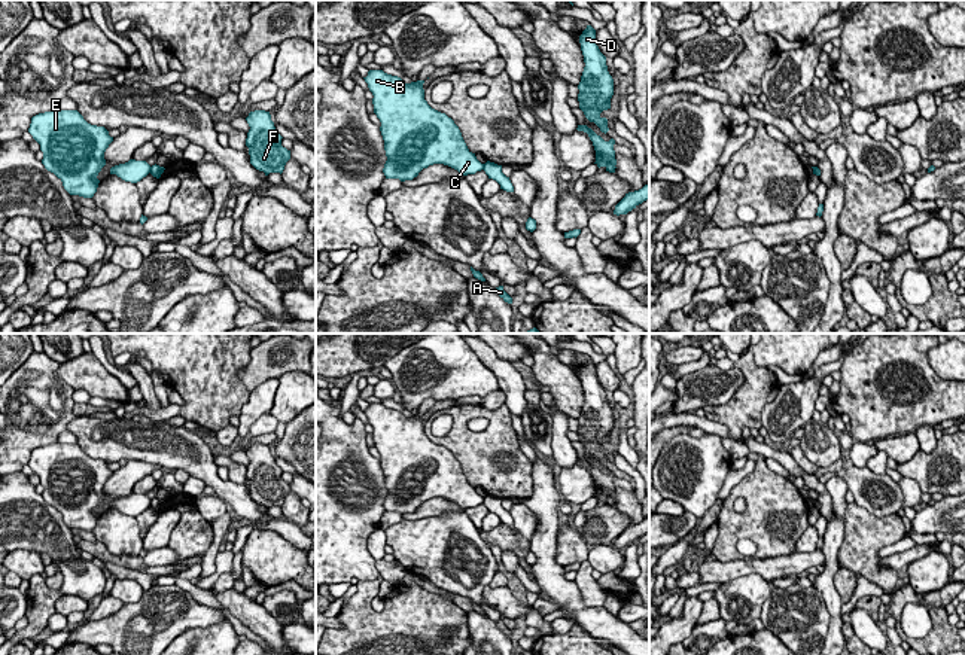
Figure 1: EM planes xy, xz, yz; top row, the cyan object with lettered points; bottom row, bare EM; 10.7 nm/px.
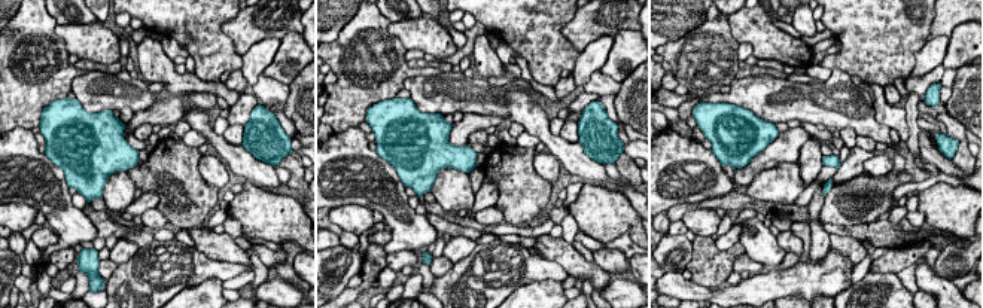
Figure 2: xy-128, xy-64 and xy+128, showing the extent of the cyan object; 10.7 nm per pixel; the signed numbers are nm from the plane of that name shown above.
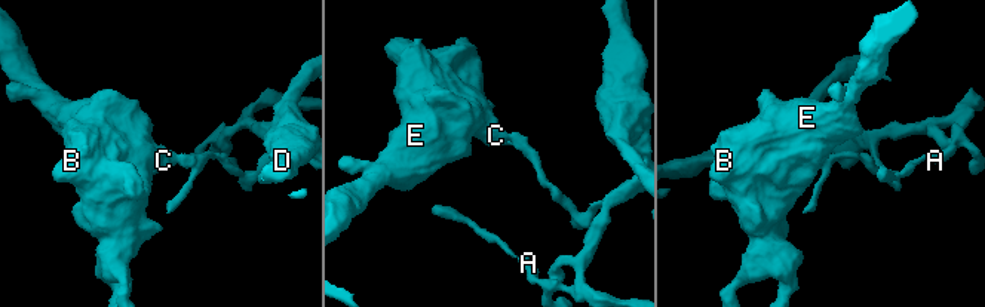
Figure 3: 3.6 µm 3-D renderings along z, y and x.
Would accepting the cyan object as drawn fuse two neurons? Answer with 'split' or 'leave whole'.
split

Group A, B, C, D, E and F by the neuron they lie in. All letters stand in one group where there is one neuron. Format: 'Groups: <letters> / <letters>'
Groups: A D F / B C E

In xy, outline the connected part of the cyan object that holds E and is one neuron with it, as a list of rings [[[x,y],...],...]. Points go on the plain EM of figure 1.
[[[51,444],[31,451],[28,466],[40,478],[42,497],[54,506],[70,528],[92,531],[100,514],[97,512],[106,499],[104,485],[113,475],[104,460],[88,457],[77,444]]]

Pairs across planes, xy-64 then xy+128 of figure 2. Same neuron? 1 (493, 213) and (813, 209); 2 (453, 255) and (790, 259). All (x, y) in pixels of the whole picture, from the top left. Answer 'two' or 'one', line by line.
1: two
2: two

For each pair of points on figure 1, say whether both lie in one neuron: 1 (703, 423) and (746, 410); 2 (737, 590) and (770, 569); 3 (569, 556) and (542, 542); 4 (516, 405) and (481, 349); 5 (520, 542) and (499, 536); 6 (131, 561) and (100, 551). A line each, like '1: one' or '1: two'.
1: two
2: two
3: two
4: one
5: one
6: one

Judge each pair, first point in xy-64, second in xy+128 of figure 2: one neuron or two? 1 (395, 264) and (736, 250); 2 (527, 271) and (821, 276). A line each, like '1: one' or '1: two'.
1: two
2: one

